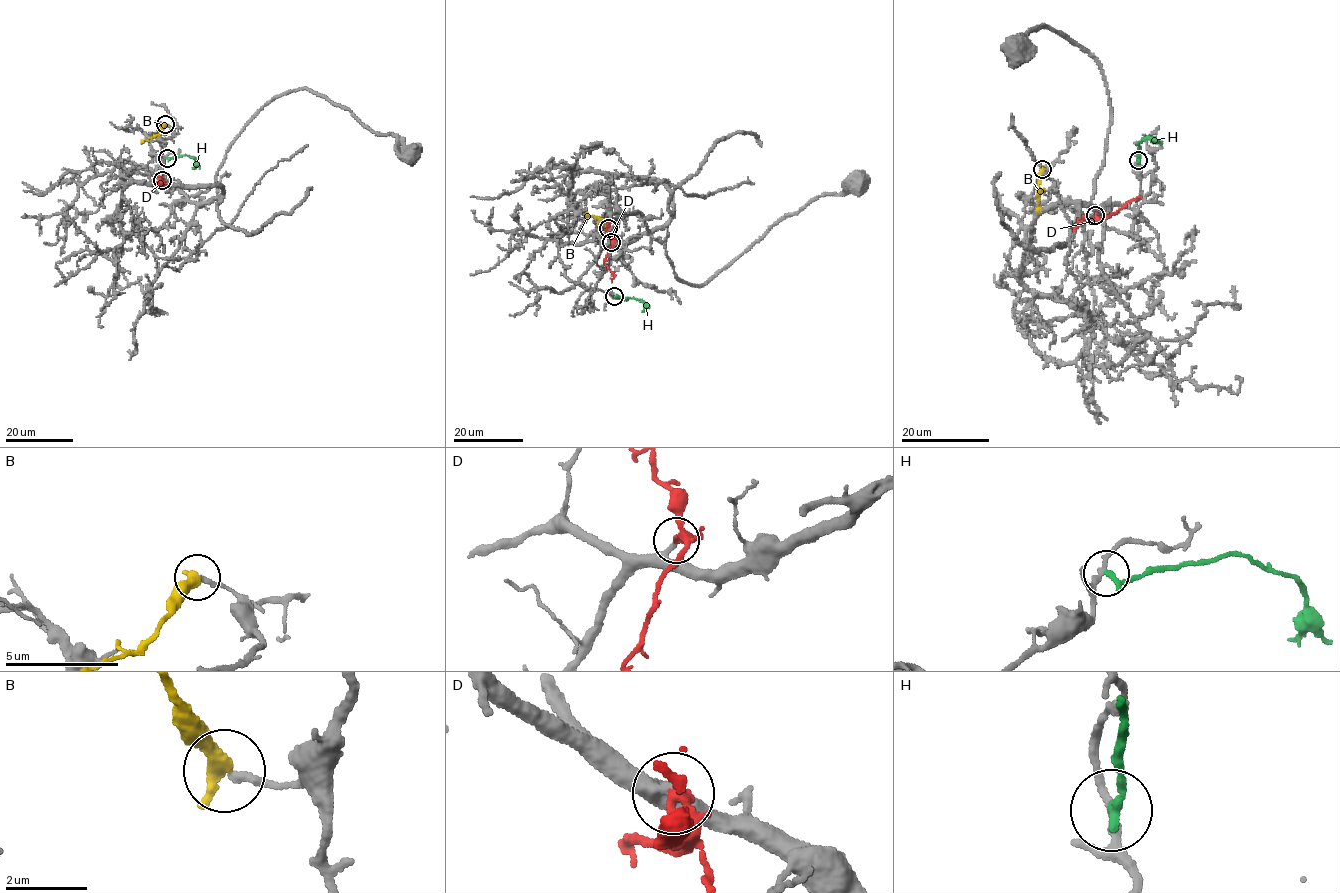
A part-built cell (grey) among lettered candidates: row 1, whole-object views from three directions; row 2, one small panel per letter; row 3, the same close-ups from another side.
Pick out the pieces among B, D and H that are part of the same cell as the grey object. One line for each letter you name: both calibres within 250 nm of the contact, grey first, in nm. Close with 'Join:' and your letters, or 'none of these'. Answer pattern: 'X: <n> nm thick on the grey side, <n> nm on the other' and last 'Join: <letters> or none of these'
D: 280 nm thick on the grey side, 320 nm on the other
Join: D

